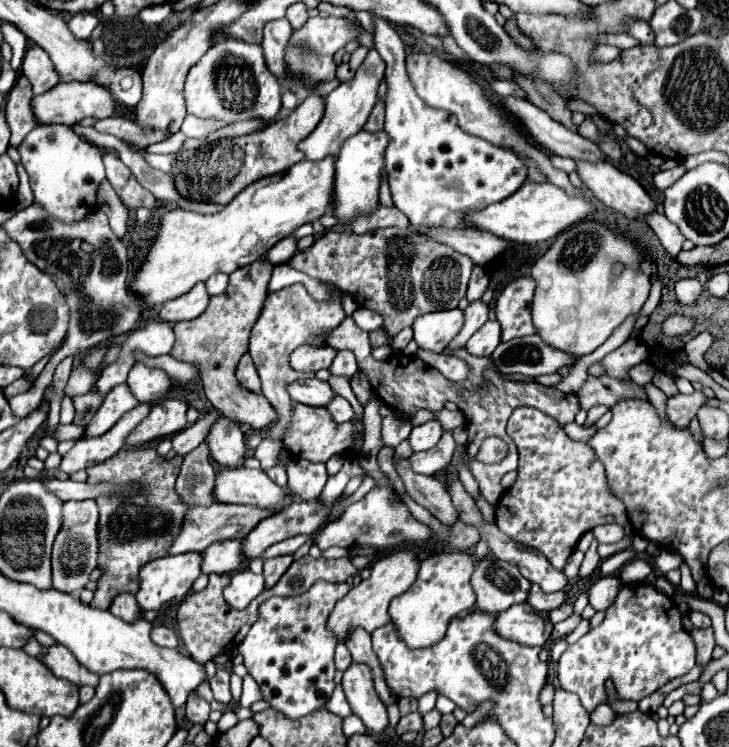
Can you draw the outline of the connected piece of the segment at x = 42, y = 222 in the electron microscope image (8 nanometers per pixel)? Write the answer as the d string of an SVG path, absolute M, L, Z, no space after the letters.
M32 204L18 210L2 228L10 240L20 244L20 250L34 266L52 276L70 306L72 318L66 342L48 364L58 366L68 354L90 350L102 340L122 336L140 326L140 302L128 286L128 252L124 242L110 230L108 216L102 210L94 210L86 220L68 226L48 218L40 206Z

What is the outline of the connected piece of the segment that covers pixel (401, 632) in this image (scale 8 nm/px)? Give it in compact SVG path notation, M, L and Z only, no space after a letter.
M440 552L440 554L434 554L426 560L420 562L420 568L418 568L418 578L416 582L400 596L396 596L392 602L390 602L390 618L392 618L392 624L396 626L396 634L400 636L400 640L410 648L410 650L418 650L418 648L430 648L430 644L438 644L444 636L446 636L446 630L448 630L448 622L458 616L462 610L470 610L474 608L474 590L470 586L470 576L474 572L474 564L476 560L468 554L468 552Z

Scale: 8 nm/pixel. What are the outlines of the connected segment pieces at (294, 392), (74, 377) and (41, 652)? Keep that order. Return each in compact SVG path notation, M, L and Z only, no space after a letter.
M308 378L308 380L298 380L288 386L288 394L294 402L302 402L308 406L326 406L336 392L328 382L322 382L318 378Z
M78 366L72 370L70 374L70 380L66 384L66 398L70 400L72 396L78 396L78 394L84 394L84 392L90 392L92 384L98 380L100 372L94 372L94 370L88 370L84 366Z
M32 638L32 642L28 642L28 644L24 646L24 650L26 650L30 656L34 656L34 658L38 658L38 656L46 656L46 654L48 654L48 646L40 644L36 638Z

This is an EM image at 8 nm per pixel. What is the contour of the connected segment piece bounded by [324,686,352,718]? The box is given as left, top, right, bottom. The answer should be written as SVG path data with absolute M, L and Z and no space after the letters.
M340 686L334 688L334 692L332 692L332 696L328 698L328 704L324 704L324 708L330 710L332 714L342 716L342 718L346 718L348 714L352 714L352 712L350 712L350 706L346 704L346 698L344 698L344 692L342 692Z

